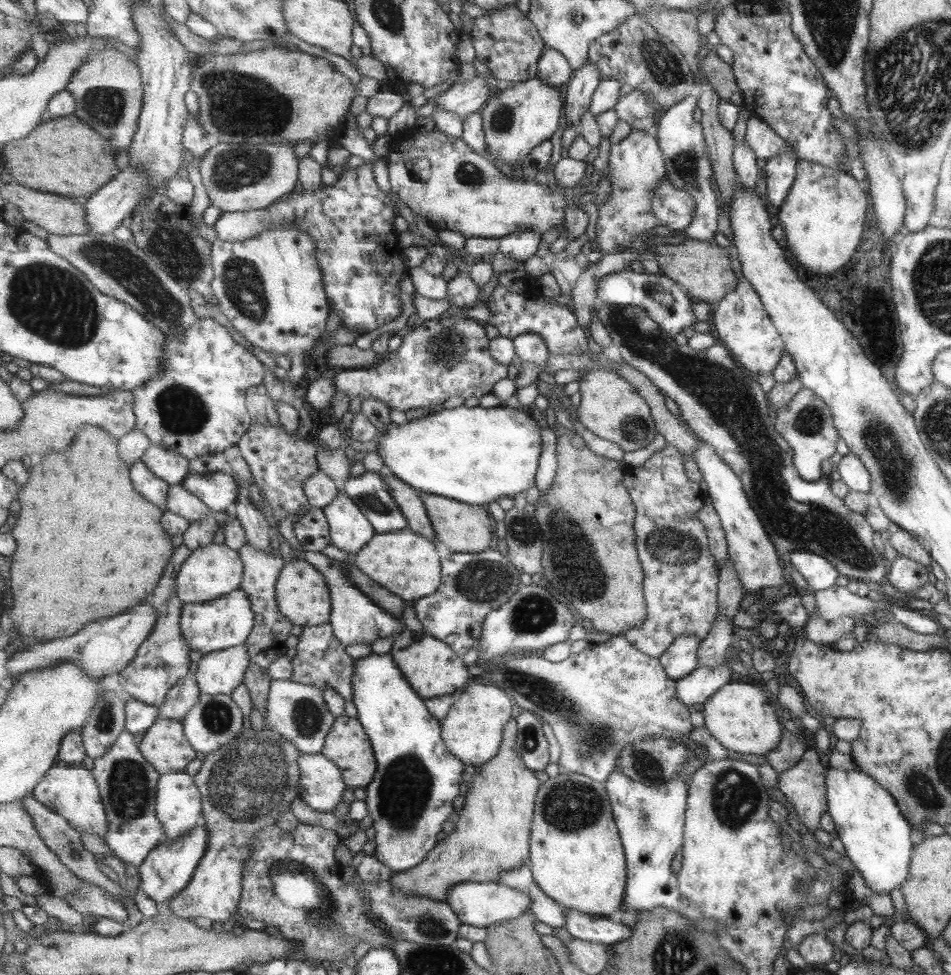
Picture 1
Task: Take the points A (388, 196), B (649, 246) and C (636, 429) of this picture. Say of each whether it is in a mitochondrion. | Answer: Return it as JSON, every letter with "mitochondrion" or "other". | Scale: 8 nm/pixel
{"A":"other","B":"other","C":"mitochondrion"}

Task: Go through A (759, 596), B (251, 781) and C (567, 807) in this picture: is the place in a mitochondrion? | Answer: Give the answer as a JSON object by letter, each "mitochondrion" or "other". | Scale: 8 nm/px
{"A":"other","B":"mitochondrion","C":"mitochondrion"}

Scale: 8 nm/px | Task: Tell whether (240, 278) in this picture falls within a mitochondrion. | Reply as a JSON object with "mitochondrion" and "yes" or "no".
{"mitochondrion":"yes"}

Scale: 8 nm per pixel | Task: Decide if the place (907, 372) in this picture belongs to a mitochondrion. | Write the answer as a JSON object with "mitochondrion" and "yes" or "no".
{"mitochondrion":"no"}

